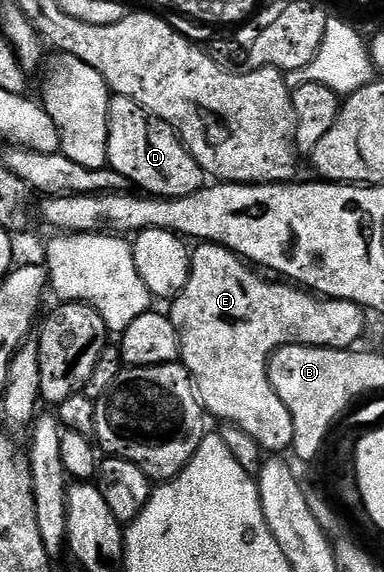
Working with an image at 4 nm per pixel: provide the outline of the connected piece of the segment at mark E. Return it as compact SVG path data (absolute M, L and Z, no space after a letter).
M200 244L191 251L191 270L189 279L186 280L185 288L180 294L171 299L170 317L174 328L180 334L180 362L187 368L189 375L194 379L196 393L200 399L200 405L204 407L209 415L221 418L221 423L229 426L237 426L246 436L254 436L258 440L261 451L264 452L284 452L291 447L294 440L294 420L290 420L290 412L282 404L282 400L277 394L272 392L272 385L268 379L268 360L276 351L284 346L324 346L328 350L346 350L357 345L356 342L364 334L364 317L366 311L364 307L353 302L343 302L340 298L323 298L296 284L285 284L280 280L267 282L264 278L259 278L257 271L249 263L245 262L239 254L233 254L224 246L214 246L211 244Z

